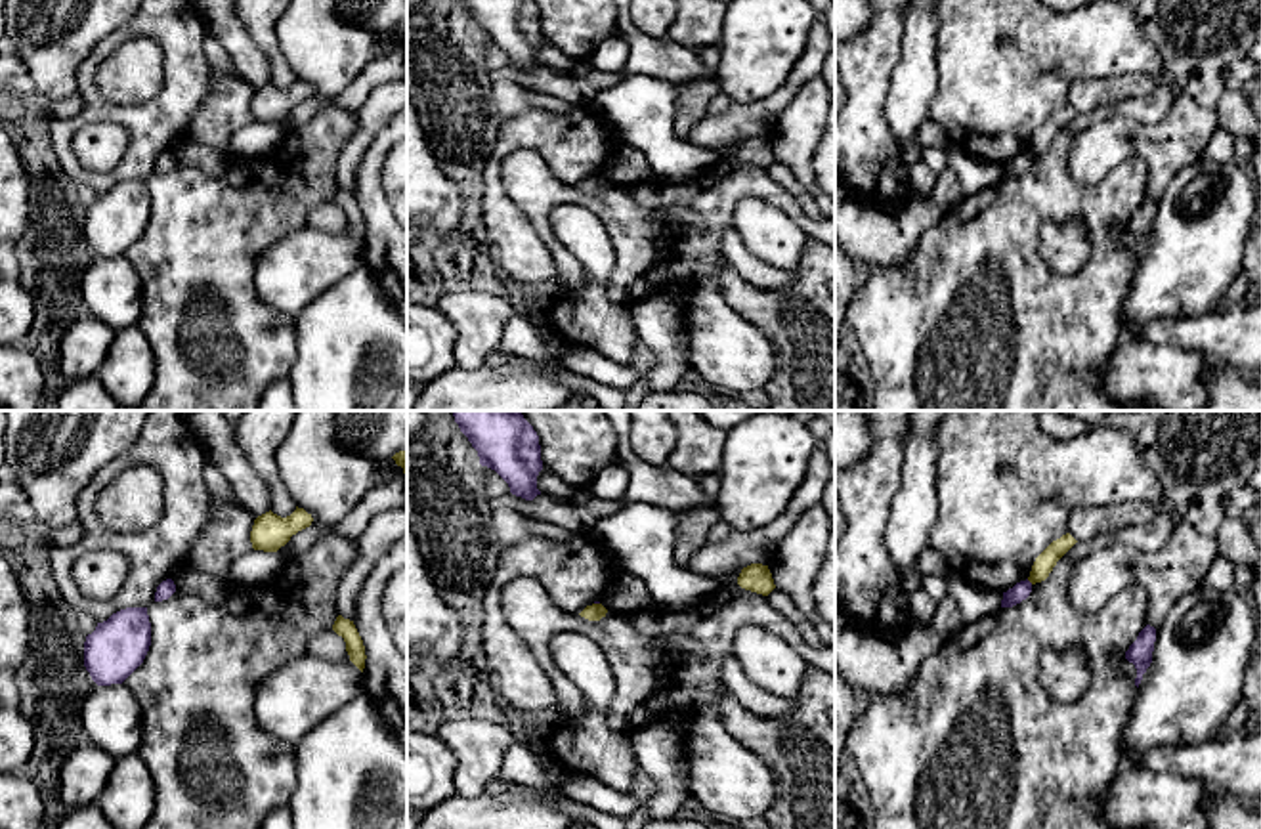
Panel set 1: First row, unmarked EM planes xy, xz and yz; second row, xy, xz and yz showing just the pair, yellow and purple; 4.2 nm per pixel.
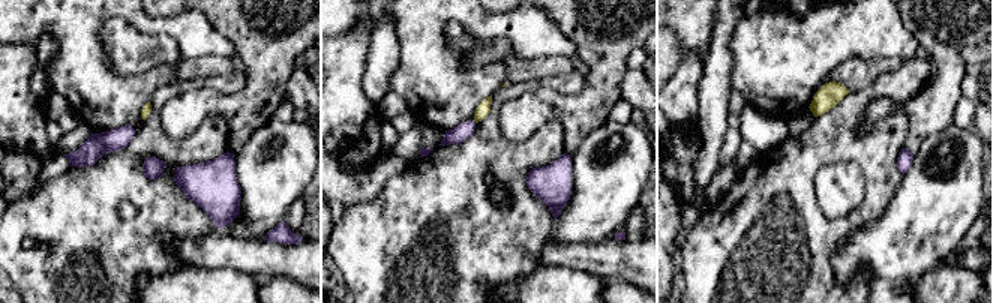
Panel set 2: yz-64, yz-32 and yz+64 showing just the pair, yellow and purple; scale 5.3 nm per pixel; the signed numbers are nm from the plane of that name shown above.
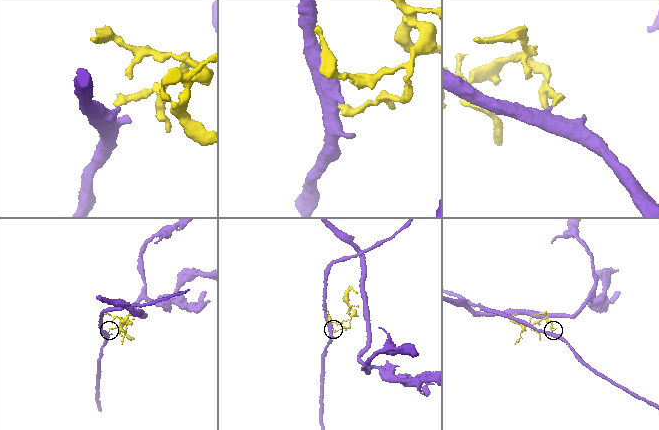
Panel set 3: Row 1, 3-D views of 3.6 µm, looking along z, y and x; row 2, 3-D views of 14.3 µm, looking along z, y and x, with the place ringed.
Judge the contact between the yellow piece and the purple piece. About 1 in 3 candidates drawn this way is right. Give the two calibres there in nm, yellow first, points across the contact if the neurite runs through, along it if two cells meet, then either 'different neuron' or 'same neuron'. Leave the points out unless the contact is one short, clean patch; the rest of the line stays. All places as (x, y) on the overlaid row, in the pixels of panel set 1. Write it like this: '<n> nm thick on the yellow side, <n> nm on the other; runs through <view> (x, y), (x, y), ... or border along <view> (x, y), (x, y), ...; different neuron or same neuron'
90 nm thick on the yellow side, 80 nm on the other; border along yz (1026, 579), (1032, 583); different neuron

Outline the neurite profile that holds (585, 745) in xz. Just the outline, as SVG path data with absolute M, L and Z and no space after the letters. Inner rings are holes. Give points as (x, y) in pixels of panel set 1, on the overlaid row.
M560 632L550 640L550 651L558 669L583 693L583 711L545 737L550 756L569 776L592 777L617 793L630 793L636 758L630 733L608 724L617 684L602 648L579 632Z

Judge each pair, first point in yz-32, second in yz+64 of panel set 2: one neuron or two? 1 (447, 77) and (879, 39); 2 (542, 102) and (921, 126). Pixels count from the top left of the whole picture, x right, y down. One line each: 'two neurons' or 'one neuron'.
1: one neuron
2: one neuron

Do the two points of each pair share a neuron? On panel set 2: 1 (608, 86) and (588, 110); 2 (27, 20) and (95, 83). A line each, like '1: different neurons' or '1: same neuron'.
1: same neuron
2: same neuron

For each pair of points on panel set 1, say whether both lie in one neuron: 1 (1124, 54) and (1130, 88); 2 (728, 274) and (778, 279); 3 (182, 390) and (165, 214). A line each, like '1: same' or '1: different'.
1: different
2: different
3: same

